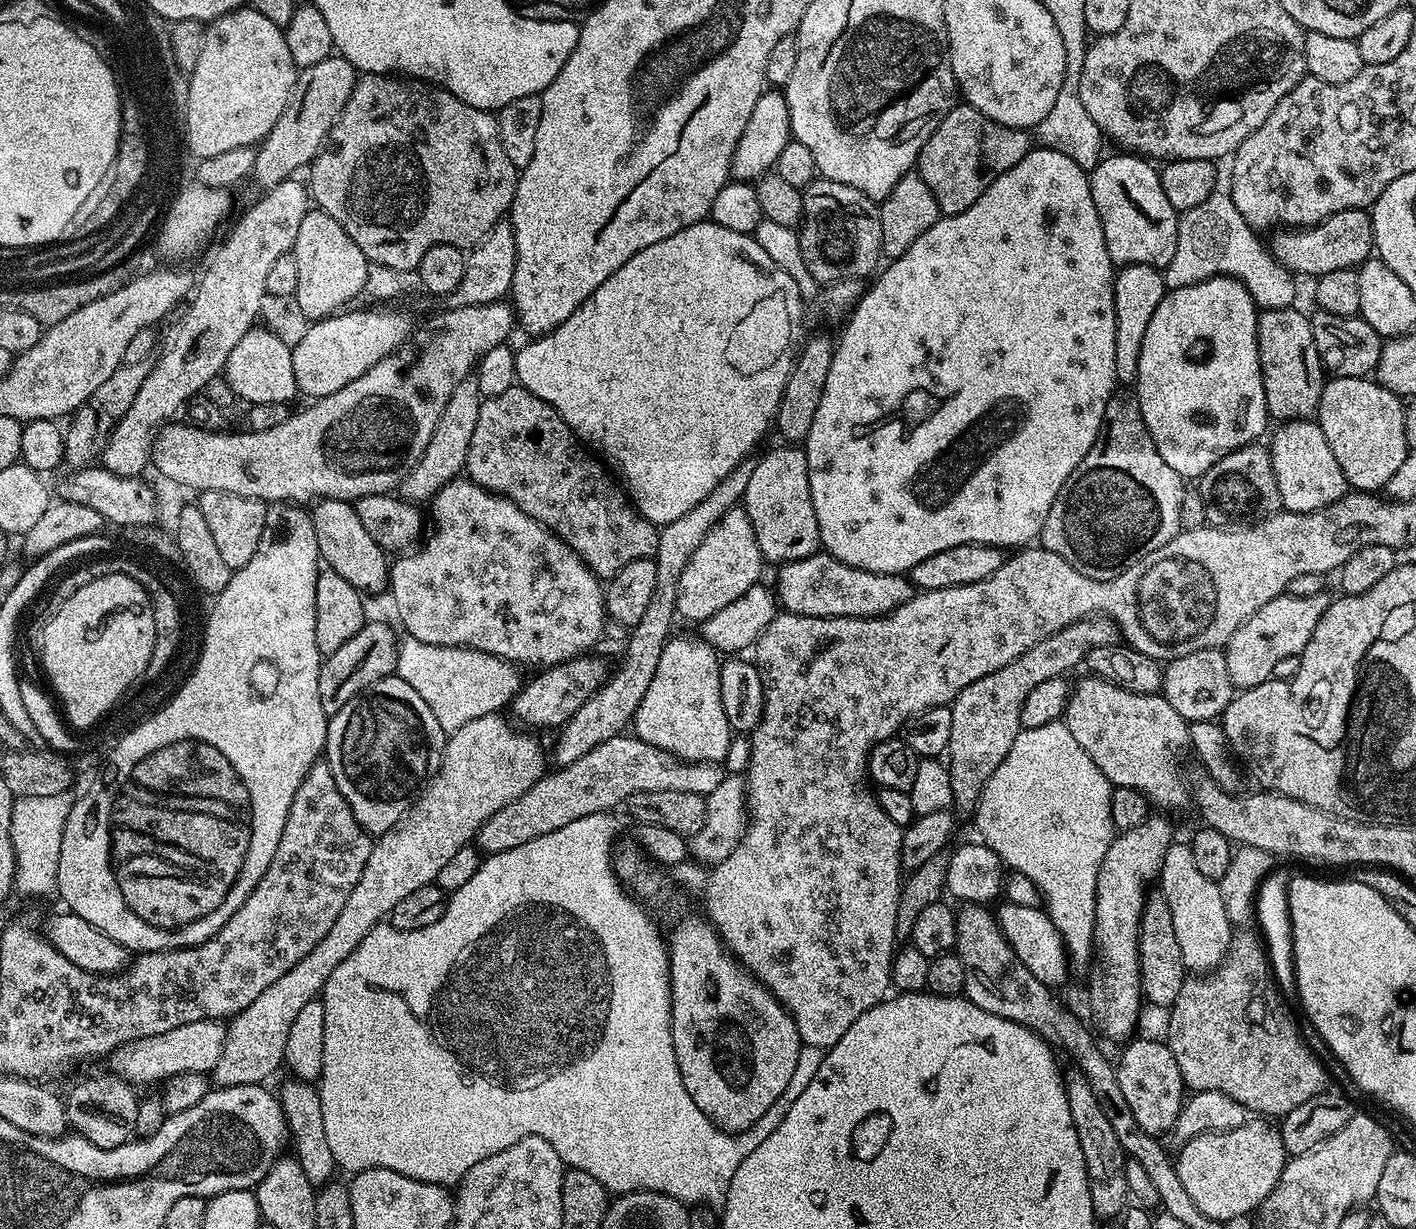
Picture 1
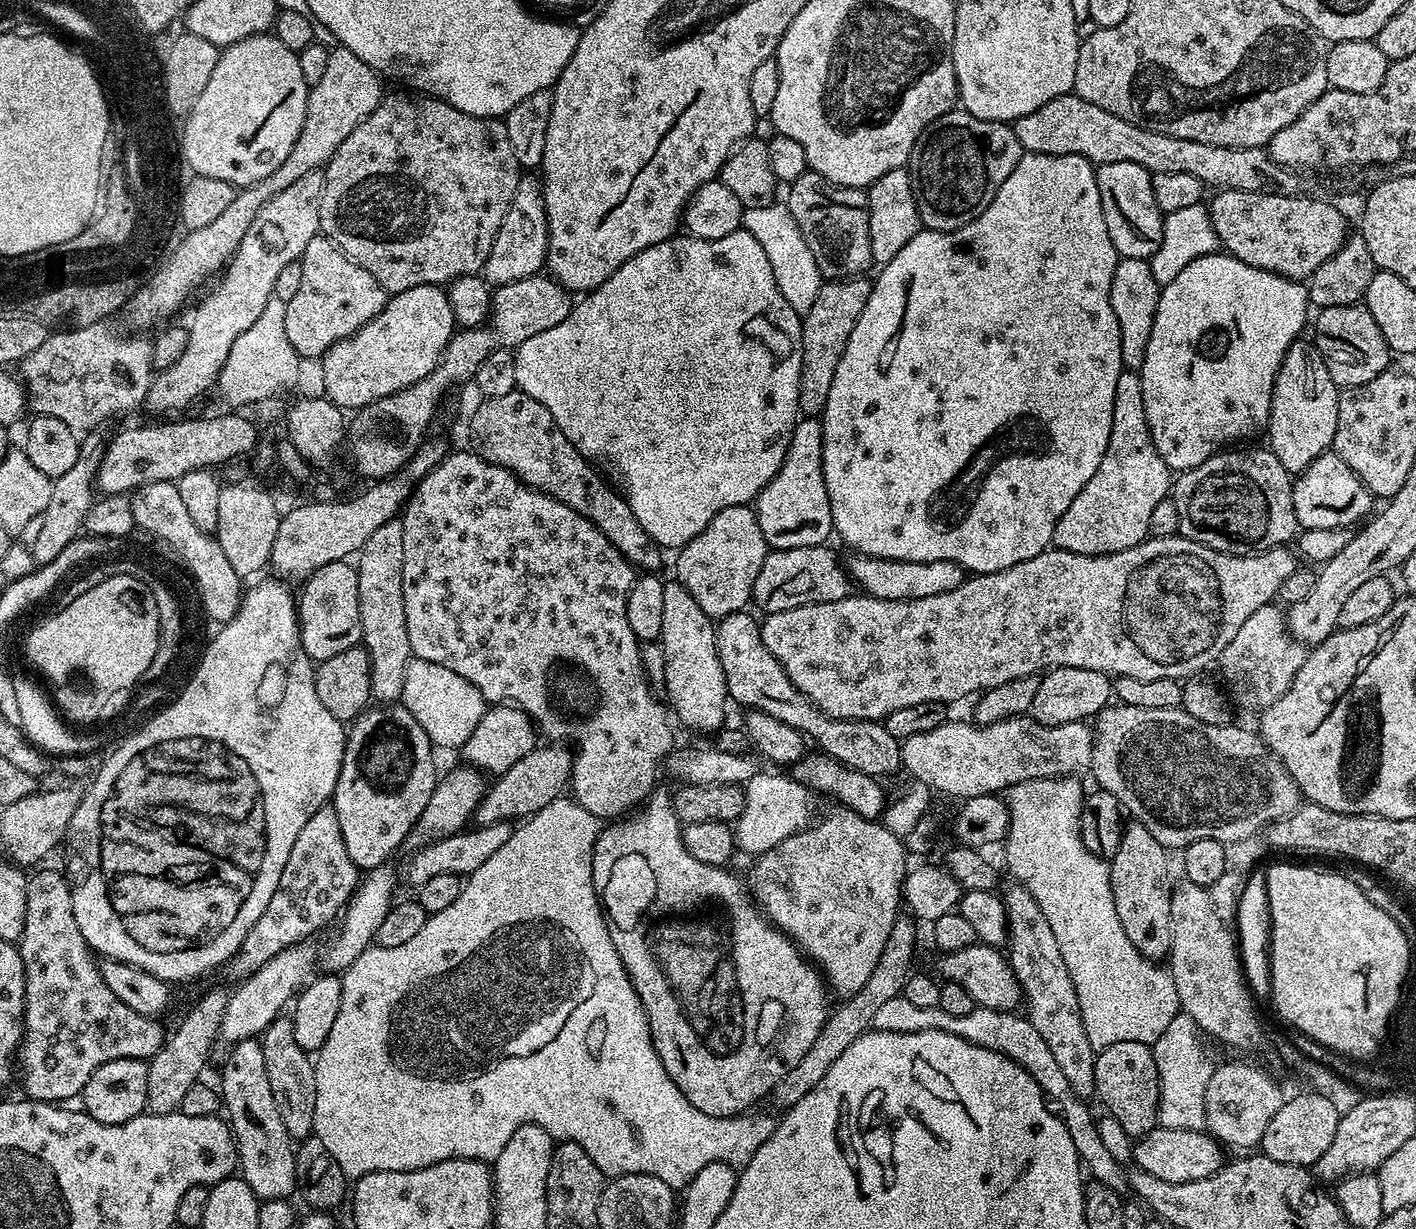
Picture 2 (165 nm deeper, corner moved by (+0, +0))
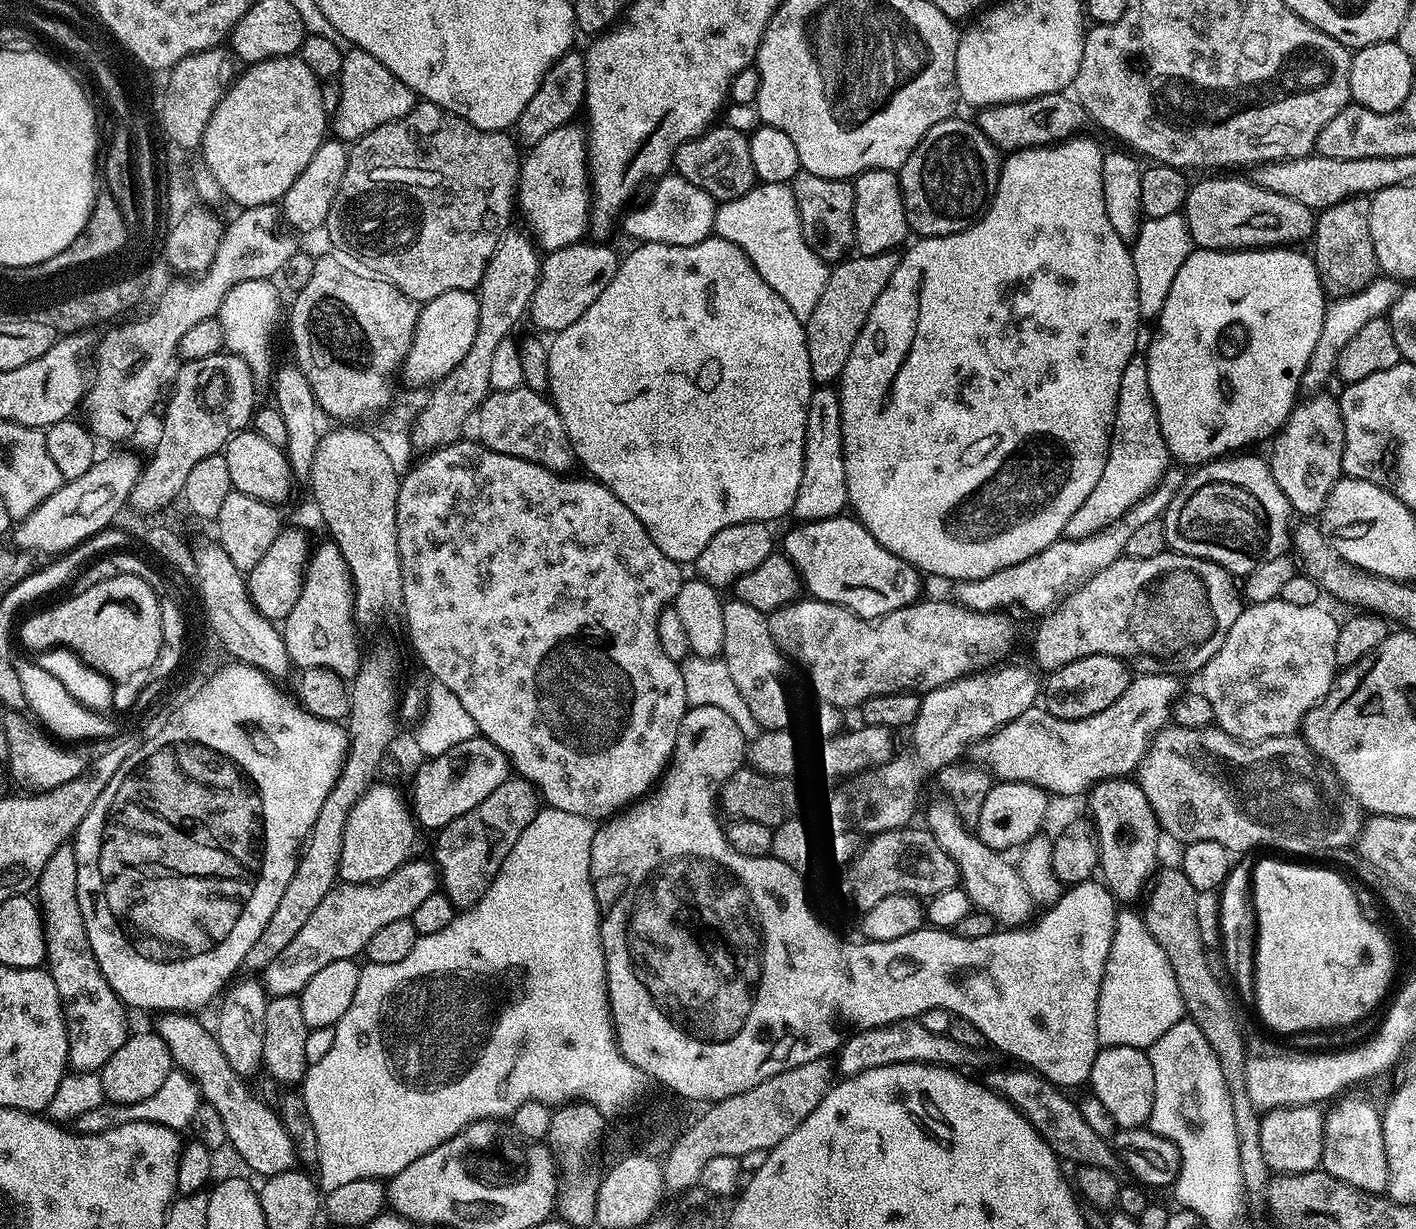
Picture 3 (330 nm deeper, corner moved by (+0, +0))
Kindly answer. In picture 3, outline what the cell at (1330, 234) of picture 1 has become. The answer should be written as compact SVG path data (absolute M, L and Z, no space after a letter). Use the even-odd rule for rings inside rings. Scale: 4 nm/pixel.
M1224 174L1217 180L1200 180L1188 189L1188 197L1182 209L1184 221L1192 235L1196 248L1214 248L1217 250L1259 250L1277 246L1300 246L1304 239L1316 231L1316 216L1313 209L1302 206L1282 194L1274 194L1262 186L1253 184L1251 179L1227 180Z

